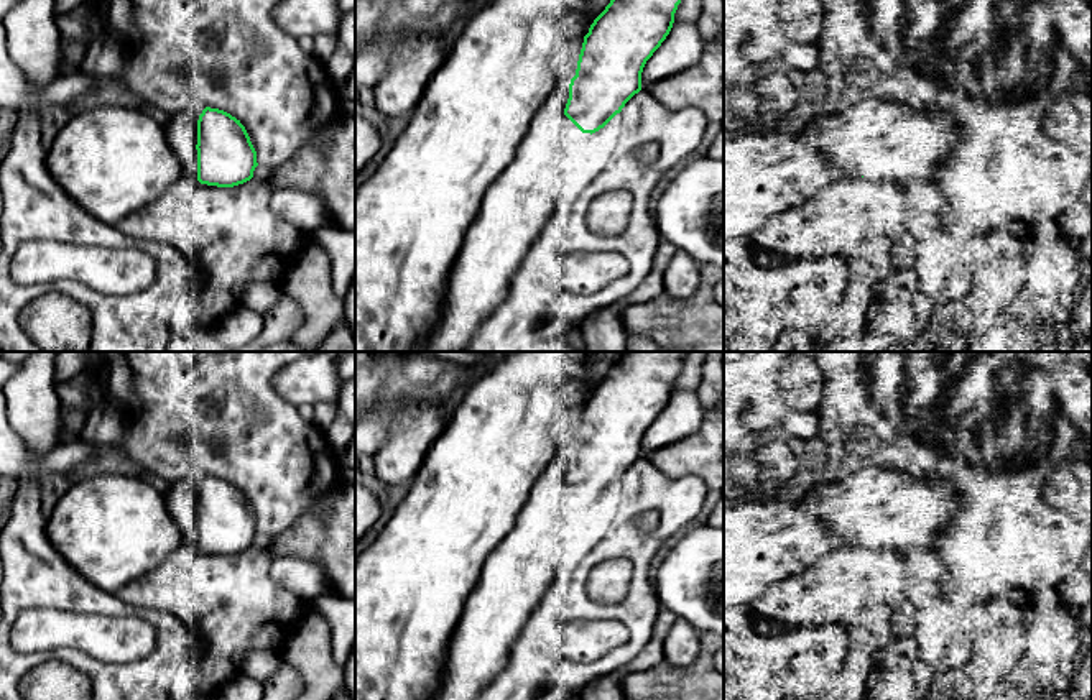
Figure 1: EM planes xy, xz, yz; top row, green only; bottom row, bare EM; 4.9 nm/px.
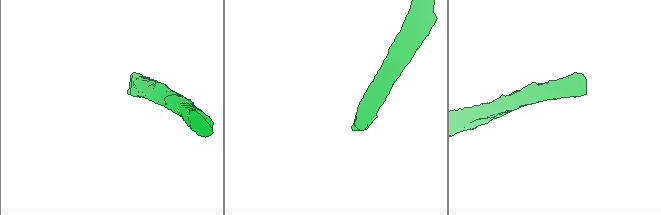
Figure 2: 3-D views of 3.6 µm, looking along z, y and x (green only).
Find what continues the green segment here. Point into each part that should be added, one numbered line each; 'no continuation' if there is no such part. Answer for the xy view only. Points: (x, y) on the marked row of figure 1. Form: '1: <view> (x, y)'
1: xy (181, 132)

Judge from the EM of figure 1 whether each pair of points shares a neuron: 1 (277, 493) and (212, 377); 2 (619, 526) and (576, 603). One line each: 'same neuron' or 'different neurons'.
1: same neuron
2: same neuron

